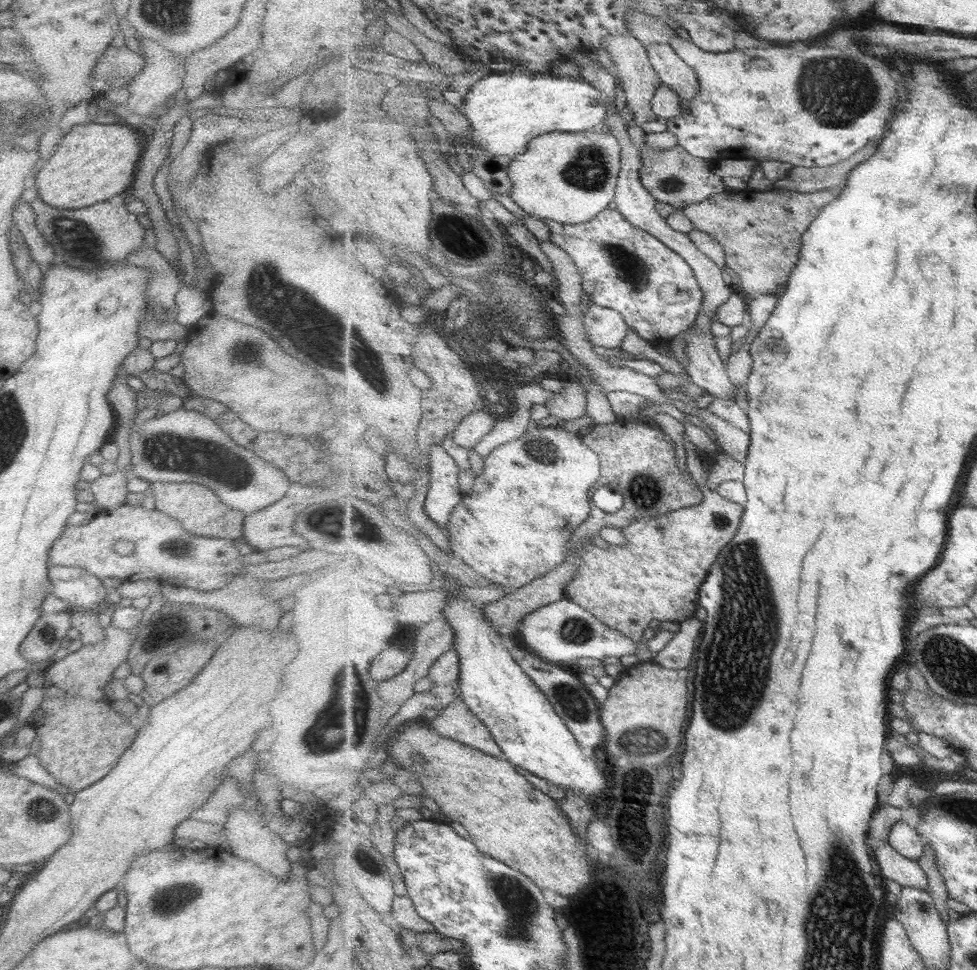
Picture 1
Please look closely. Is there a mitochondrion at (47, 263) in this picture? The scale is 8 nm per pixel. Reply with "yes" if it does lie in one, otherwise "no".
no

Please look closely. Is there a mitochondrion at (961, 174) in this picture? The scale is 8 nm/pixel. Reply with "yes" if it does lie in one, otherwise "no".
no

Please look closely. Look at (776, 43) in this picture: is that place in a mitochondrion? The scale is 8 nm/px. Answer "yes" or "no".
no

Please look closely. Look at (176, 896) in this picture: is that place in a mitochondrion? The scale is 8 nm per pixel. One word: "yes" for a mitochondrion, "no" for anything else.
yes

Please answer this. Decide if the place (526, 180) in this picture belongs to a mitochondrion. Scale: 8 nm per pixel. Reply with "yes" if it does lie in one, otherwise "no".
no

